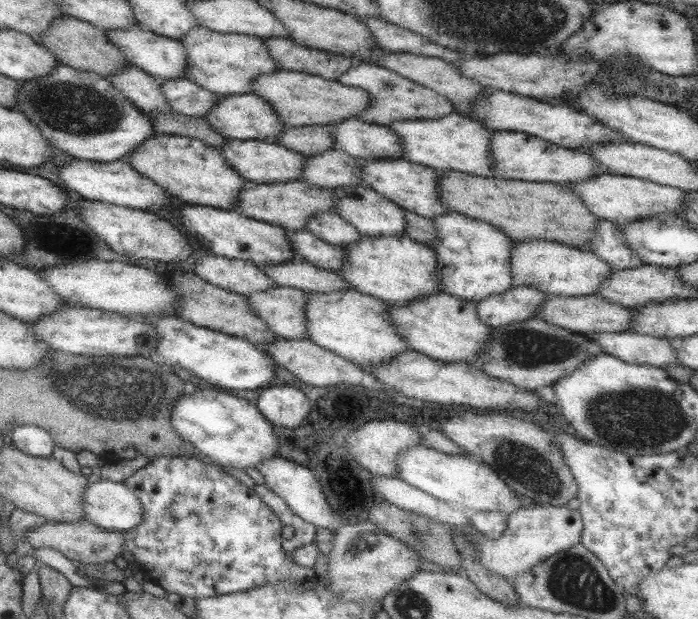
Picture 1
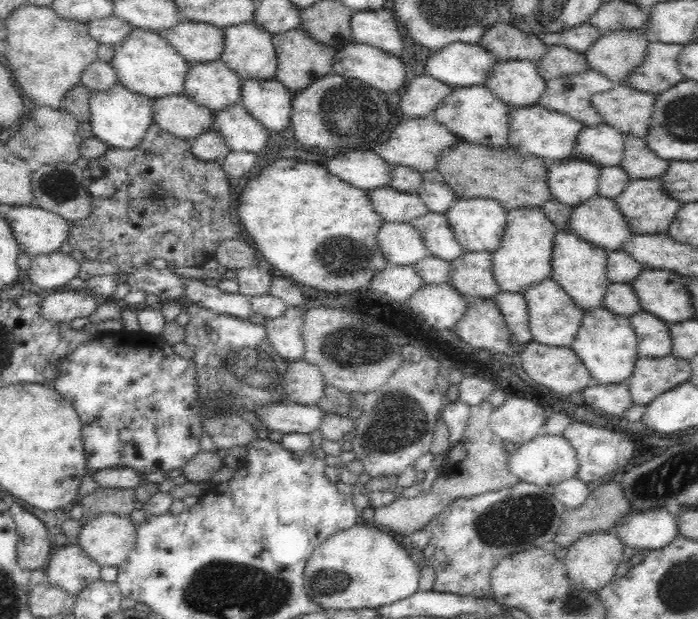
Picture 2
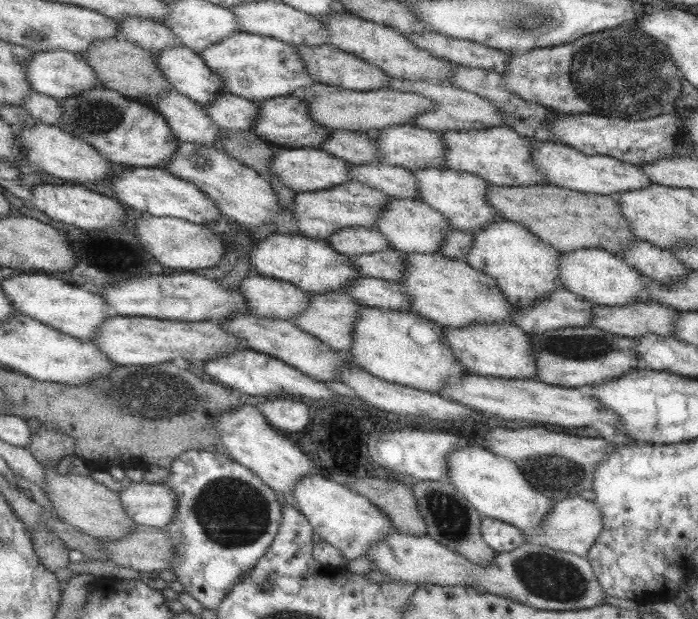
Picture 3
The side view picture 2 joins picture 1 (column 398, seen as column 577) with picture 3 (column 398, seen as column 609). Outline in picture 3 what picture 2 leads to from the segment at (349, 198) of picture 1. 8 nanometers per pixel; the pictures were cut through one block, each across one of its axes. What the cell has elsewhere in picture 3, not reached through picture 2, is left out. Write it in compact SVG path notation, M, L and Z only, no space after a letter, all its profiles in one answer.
M389 198L389 202L379 212L373 228L387 240L391 248L401 254L435 254L439 252L437 248L443 244L447 230L455 230L447 224L447 218L443 218L441 212L435 212L429 204L411 198Z

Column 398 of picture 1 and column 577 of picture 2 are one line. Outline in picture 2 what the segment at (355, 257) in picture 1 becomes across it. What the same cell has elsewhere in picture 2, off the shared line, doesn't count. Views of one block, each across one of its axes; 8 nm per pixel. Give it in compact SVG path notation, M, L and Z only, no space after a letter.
M558 232L554 238L554 252L552 252L552 280L560 284L560 288L572 298L572 302L586 310L604 308L604 296L610 286L608 272L608 252L606 248L598 248L582 238L578 238L572 232Z

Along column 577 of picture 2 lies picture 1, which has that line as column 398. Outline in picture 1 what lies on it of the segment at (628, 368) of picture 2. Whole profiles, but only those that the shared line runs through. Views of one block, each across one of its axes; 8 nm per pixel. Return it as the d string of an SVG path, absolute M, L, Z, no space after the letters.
M337 290L337 292L313 292L305 294L305 328L307 340L327 348L335 356L355 364L357 368L369 370L373 364L383 364L387 358L395 358L409 350L401 334L395 330L393 322L387 318L385 304L357 290Z

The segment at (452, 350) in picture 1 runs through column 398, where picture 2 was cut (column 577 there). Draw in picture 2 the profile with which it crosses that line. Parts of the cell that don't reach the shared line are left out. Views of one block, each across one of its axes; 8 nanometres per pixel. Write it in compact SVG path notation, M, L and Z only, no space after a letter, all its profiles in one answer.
M552 278L540 280L538 284L534 284L524 292L524 300L528 304L528 326L532 332L532 342L554 346L554 348L570 348L580 328L584 310L572 302L572 298L560 288L560 284Z

